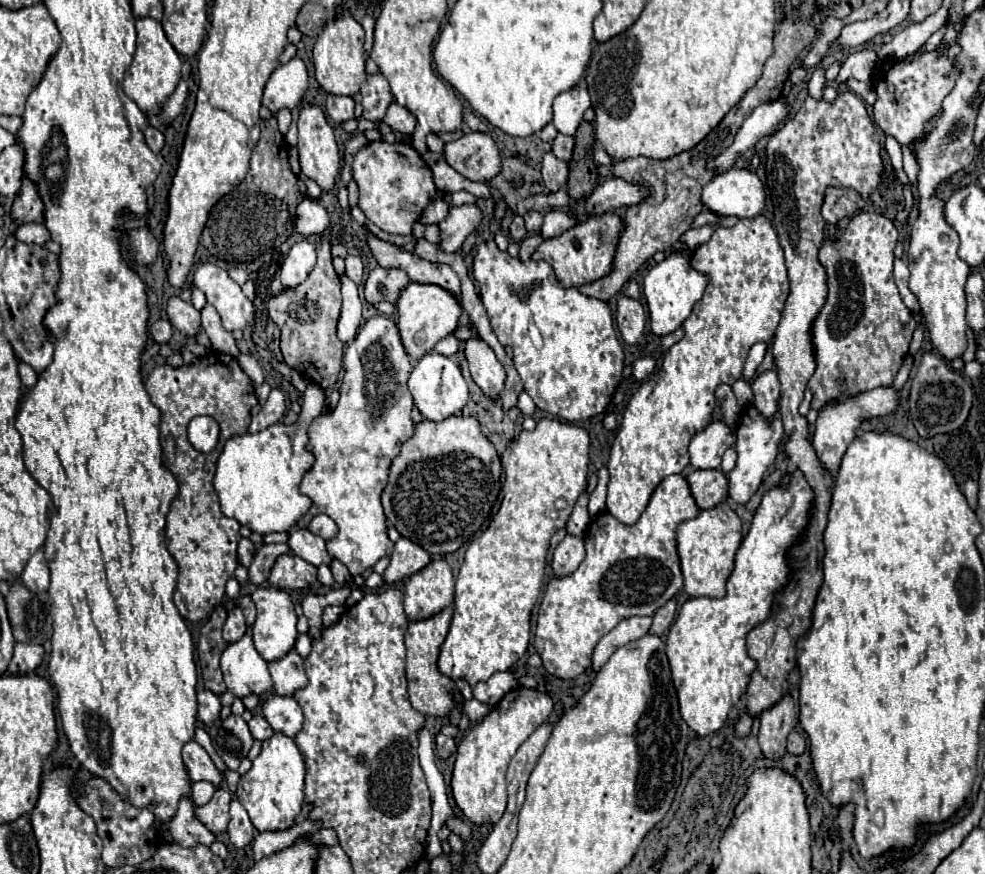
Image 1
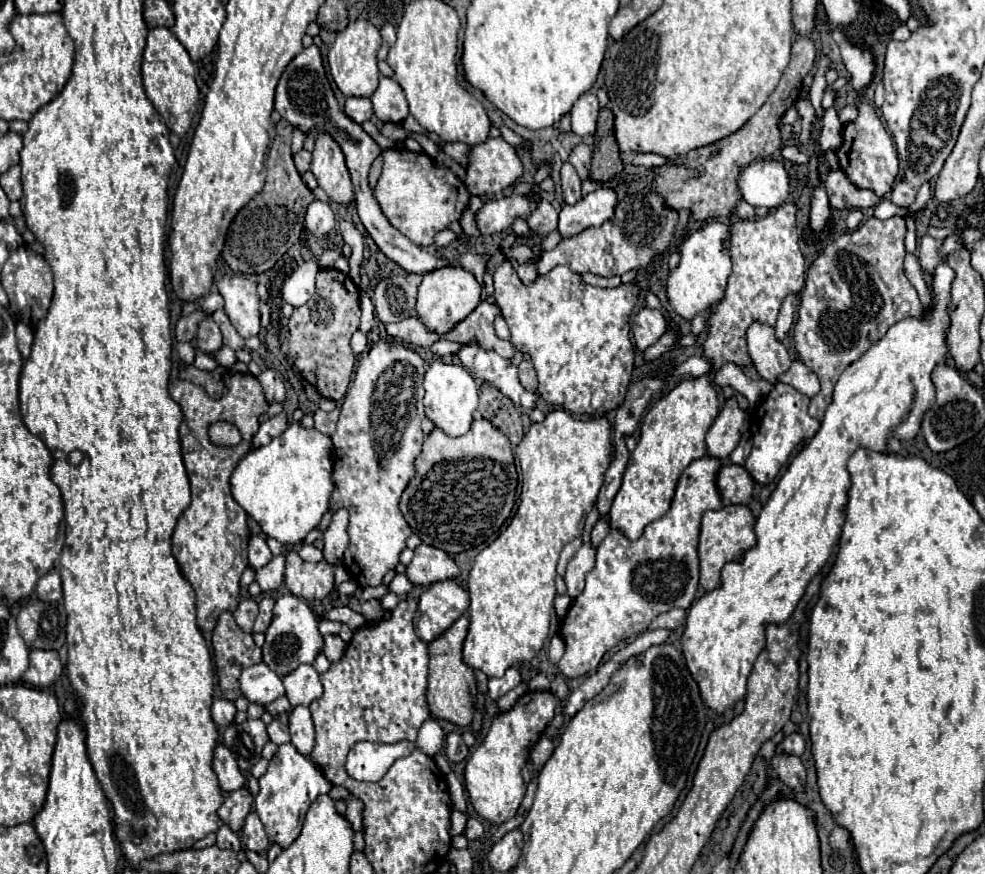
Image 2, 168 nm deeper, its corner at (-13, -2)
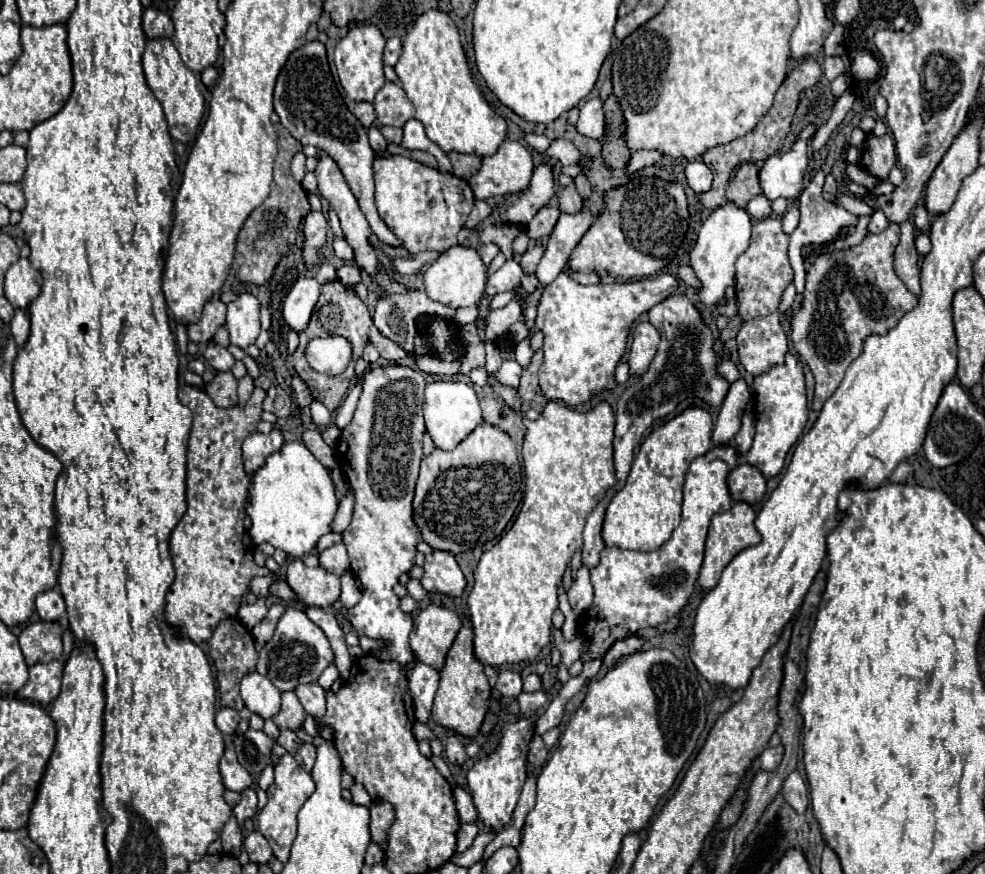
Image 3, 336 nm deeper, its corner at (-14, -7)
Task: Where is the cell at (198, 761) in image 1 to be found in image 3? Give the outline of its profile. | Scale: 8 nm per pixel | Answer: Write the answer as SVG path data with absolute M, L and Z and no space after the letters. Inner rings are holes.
M226 748L222 760L220 760L220 774L224 780L224 786L234 792L242 792L244 788L252 786L252 776L240 766L234 748Z

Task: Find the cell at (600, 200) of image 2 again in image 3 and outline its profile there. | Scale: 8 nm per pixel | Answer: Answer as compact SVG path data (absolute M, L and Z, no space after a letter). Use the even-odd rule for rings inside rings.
M582 210L578 214L560 214L536 270L536 278L542 288L552 284L552 280L564 270L572 250L578 246L594 220L596 214L592 214L590 210Z

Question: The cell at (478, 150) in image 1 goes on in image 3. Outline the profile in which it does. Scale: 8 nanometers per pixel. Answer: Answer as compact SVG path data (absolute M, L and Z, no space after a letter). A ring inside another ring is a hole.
M506 140L494 156L482 160L480 172L476 172L468 184L478 200L518 194L528 188L532 170L534 162L530 150L520 142Z

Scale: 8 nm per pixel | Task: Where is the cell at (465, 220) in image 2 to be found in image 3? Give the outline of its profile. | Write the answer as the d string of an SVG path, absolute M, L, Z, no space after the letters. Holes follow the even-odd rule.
M490 224L480 232L480 240L484 244L498 244L500 251L506 256L506 260L512 258L512 240L522 234L524 228L516 226L516 224Z

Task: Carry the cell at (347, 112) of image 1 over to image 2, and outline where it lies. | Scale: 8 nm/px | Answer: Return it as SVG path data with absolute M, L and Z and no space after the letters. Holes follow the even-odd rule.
M347 97L345 115L355 123L365 123L373 117L373 103L369 97Z

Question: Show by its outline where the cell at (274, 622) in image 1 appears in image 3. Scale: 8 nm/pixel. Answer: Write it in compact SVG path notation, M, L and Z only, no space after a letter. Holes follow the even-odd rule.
M290 606L282 614L272 640L266 642L264 648L260 650L258 672L262 676L268 676L268 680L272 680L272 684L276 684L280 692L286 692L286 690L294 690L296 684L316 682L322 670L332 662L334 662L334 652L330 648L326 634L314 622L308 620L304 610Z

